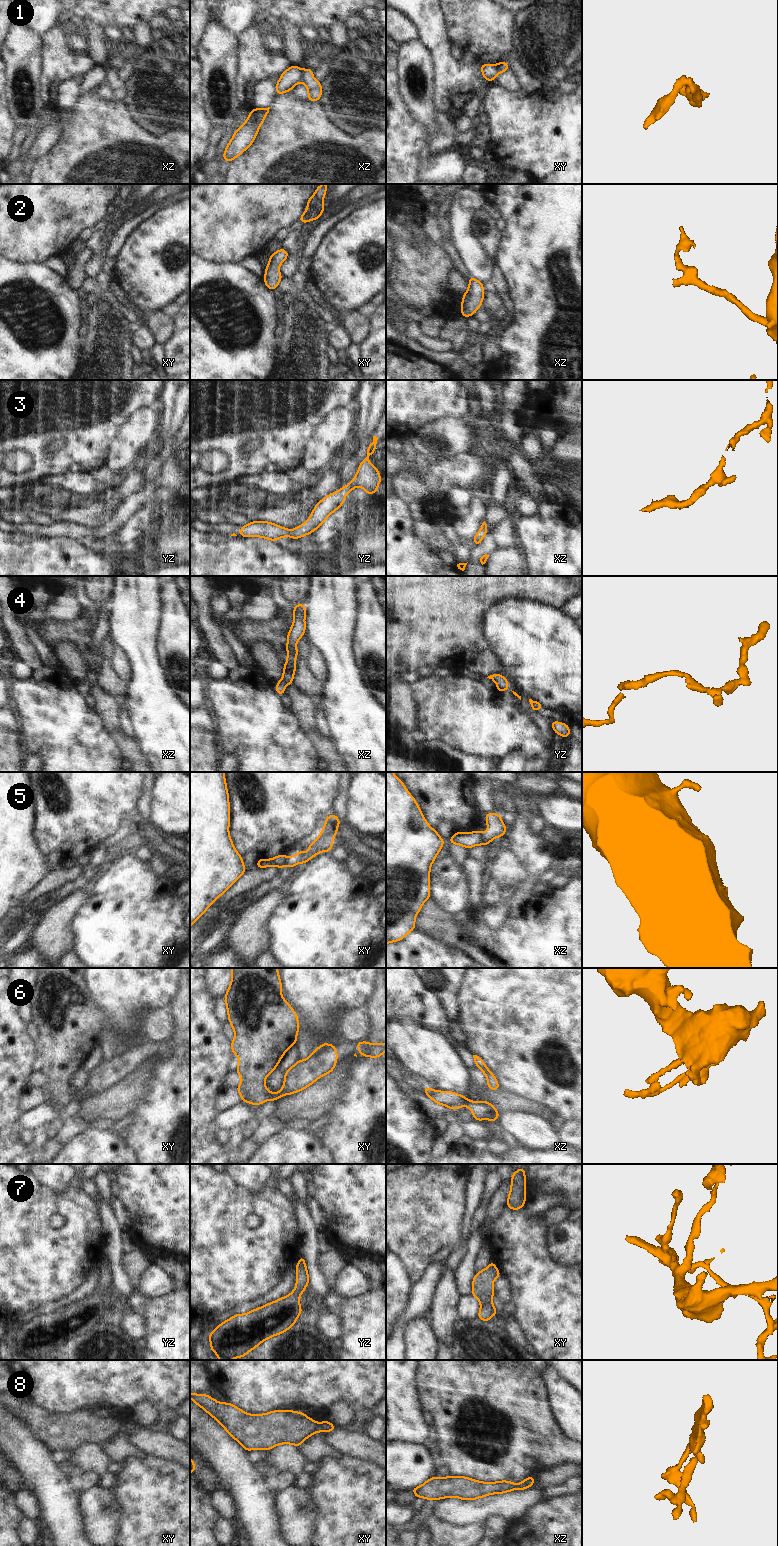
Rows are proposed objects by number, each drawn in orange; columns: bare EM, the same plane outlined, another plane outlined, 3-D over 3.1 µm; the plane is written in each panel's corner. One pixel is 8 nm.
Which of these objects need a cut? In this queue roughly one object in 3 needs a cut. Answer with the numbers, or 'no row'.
1, 5, 6

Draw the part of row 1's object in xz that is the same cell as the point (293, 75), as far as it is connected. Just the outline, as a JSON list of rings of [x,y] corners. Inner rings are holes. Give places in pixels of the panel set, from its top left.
[[[297,65],[290,66],[280,75],[279,81],[276,83],[276,95],[289,92],[302,79],[302,70]]]

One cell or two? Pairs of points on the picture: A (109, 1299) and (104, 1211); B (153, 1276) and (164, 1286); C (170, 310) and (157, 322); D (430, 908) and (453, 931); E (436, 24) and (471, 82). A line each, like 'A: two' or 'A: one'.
A: one
B: one
C: two
D: one
E: one

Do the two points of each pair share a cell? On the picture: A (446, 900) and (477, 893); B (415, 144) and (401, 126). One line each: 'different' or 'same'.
A: different
B: same

